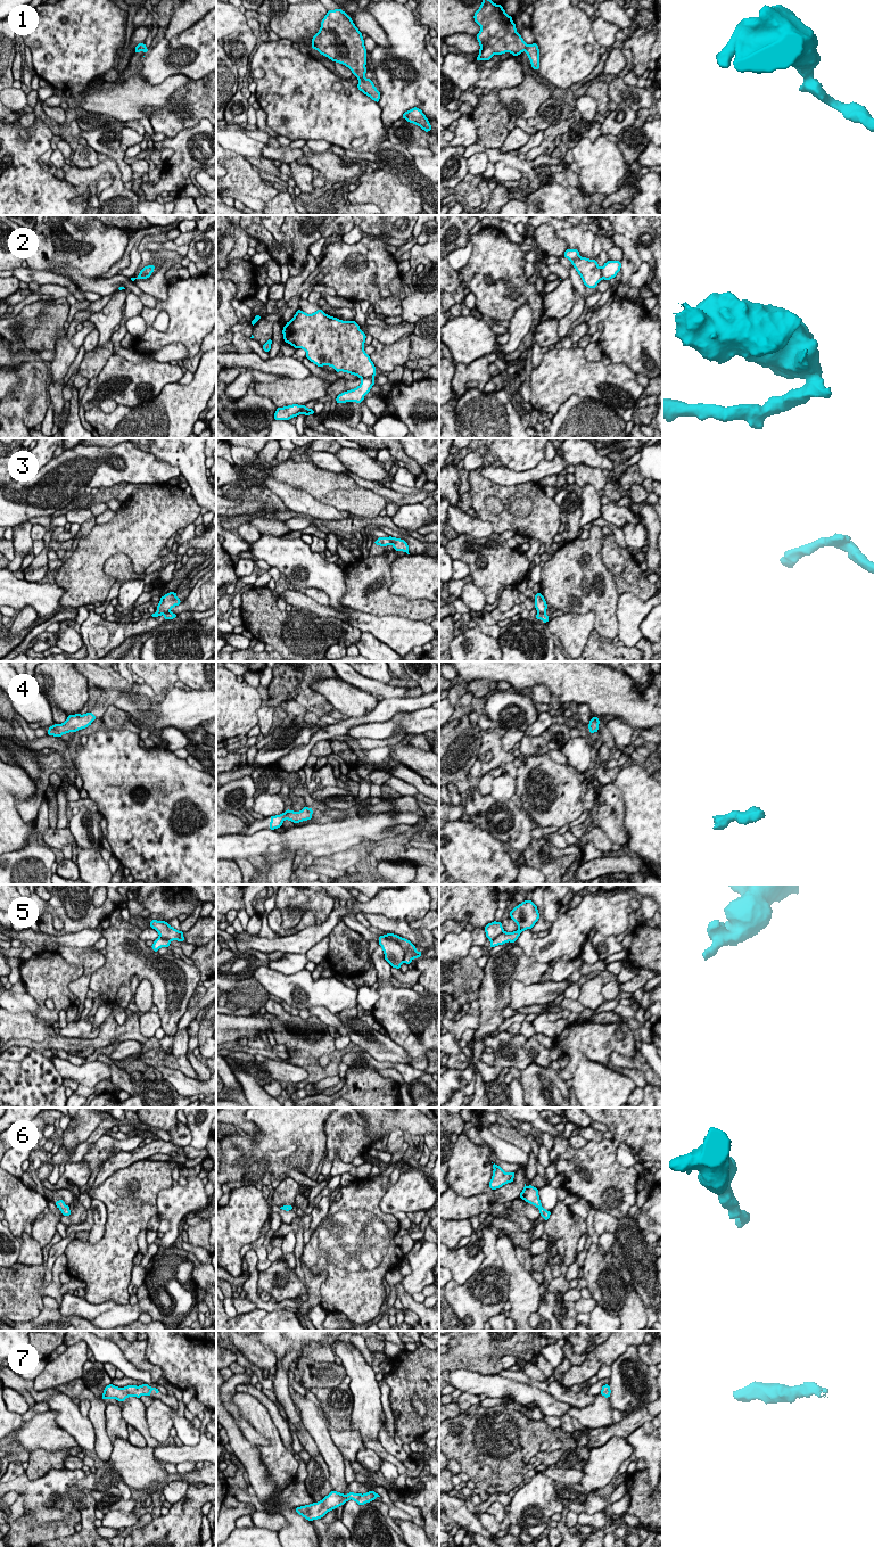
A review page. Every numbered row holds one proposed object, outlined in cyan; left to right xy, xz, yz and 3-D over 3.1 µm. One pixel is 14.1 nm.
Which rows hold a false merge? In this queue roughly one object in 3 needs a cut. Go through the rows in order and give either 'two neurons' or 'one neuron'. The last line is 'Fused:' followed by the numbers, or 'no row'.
1: one neuron
2: two neurons
3: two neurons
4: one neuron
5: two neurons
6: one neuron
7: one neuron
Fused: 2, 3, 5

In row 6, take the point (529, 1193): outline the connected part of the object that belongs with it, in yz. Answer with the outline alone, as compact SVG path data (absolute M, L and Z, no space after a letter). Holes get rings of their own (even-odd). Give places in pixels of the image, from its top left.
M525 1184L525 1188L520 1193L519 1198L537 1207L539 1209L541 1216L544 1218L545 1221L550 1218L551 1211L547 1211L542 1207L542 1203L538 1196L538 1190L536 1187L531 1185L527 1186Z

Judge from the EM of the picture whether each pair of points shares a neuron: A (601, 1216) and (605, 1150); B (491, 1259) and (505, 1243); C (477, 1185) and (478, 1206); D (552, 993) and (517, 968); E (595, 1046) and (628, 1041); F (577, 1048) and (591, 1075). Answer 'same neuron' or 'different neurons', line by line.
A: different neurons
B: different neurons
C: different neurons
D: different neurons
E: same neuron
F: different neurons

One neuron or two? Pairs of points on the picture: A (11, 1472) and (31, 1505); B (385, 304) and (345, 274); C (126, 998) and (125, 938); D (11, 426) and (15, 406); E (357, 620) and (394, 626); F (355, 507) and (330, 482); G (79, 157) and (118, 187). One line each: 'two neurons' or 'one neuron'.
A: two neurons
B: one neuron
C: two neurons
D: two neurons
E: one neuron
F: one neuron
G: two neurons

